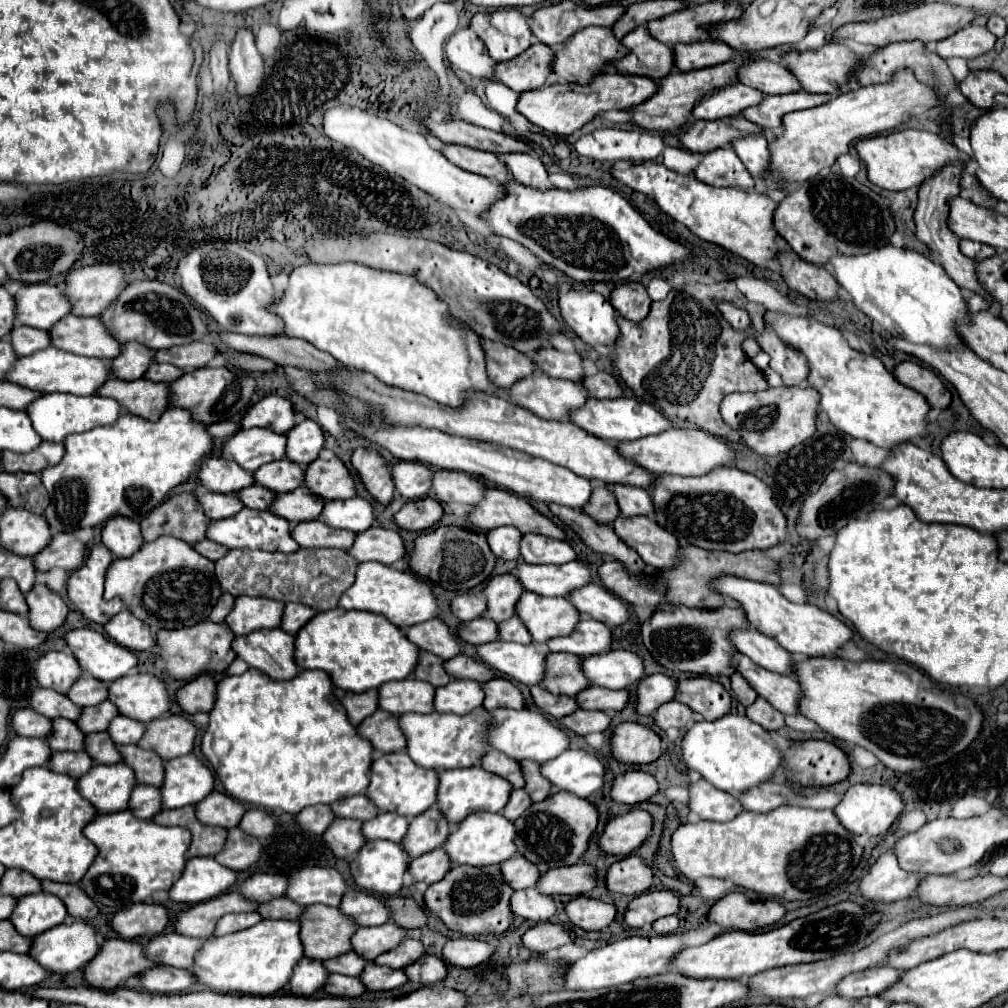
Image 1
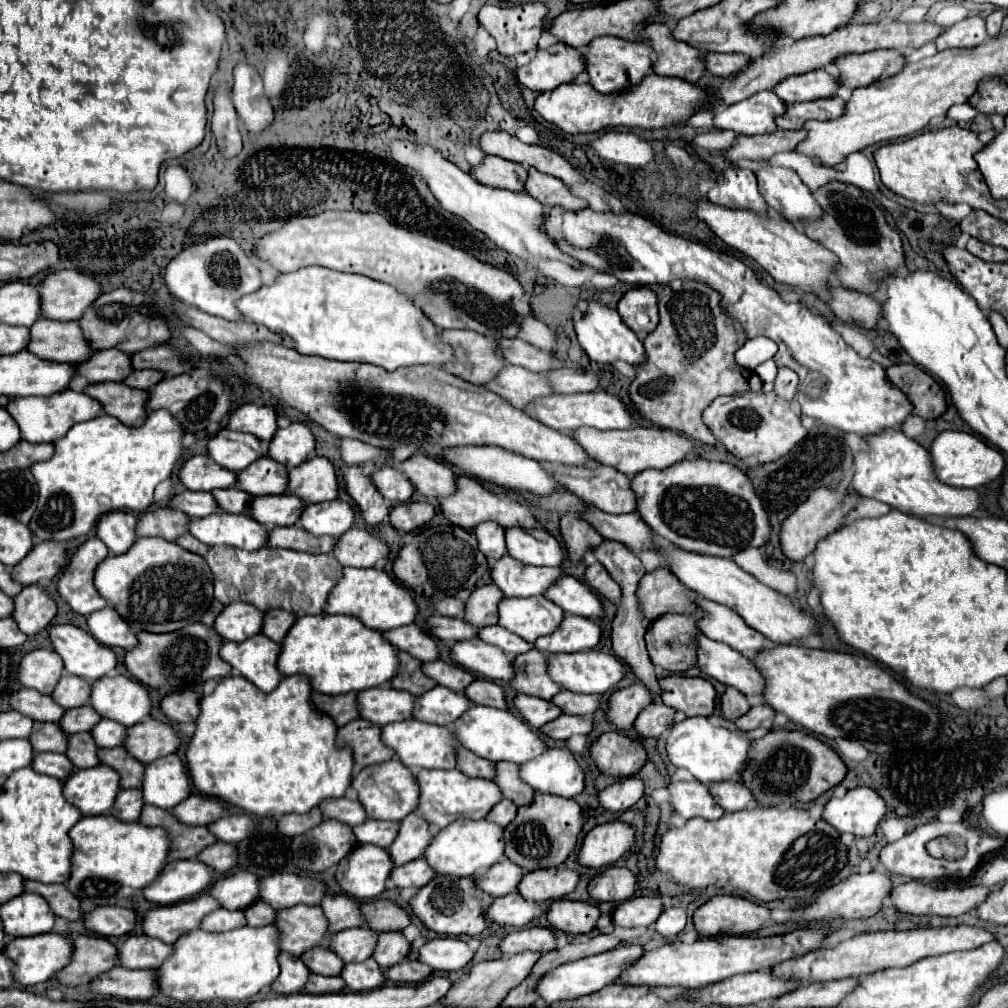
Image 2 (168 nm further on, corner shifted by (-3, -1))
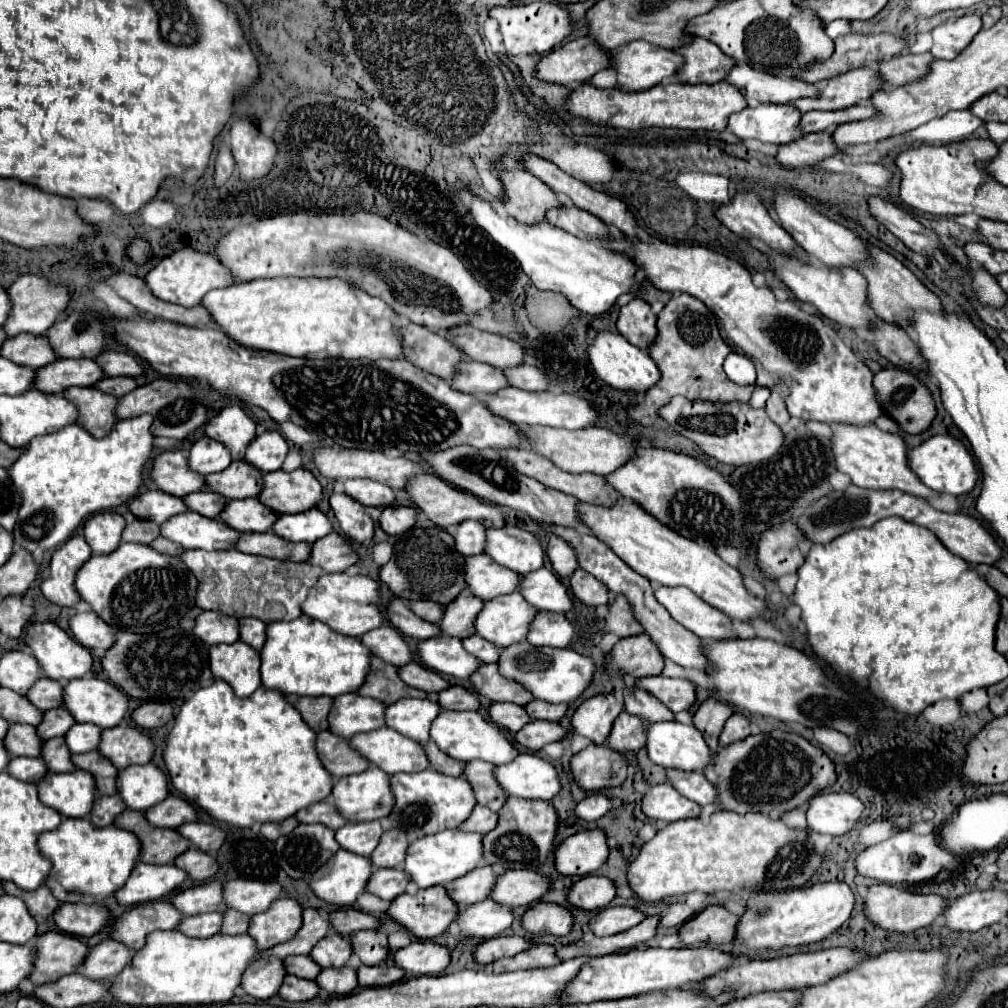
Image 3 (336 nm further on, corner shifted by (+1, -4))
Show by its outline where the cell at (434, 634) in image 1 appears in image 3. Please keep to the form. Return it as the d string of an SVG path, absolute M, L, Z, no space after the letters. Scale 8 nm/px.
M384 624L382 628L366 632L360 640L362 640L362 644L366 644L370 648L370 652L374 656L380 656L394 666L404 666L414 660L410 646L404 642L402 634L390 624Z

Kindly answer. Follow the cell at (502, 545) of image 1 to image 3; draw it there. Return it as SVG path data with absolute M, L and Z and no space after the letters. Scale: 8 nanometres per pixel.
M466 520L462 524L458 524L452 532L454 540L456 540L456 548L458 552L462 552L462 556L476 556L482 554L486 548L486 528L482 524L478 524L476 520Z

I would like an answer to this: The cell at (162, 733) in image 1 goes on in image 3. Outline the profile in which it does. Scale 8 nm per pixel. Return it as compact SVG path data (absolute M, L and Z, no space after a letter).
M120 724L114 728L104 730L102 744L98 750L118 766L118 770L124 770L132 764L146 764L154 756L154 742L136 726Z

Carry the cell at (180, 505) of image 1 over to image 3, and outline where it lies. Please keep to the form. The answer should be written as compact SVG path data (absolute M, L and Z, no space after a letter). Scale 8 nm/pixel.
M136 518L130 522L122 532L122 542L138 542L138 544L152 544L160 536L160 526L152 520Z

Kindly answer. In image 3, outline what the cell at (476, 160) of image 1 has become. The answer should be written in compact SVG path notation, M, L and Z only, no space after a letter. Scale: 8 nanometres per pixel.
M502 168L500 182L504 186L504 210L518 222L536 224L538 220L544 220L546 208L560 204L558 196L528 170Z

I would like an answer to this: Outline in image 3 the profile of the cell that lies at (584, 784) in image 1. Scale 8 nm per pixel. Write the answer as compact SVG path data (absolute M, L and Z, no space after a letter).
M520 754L518 760L496 766L494 772L506 794L516 798L552 800L562 788L554 764L538 754Z

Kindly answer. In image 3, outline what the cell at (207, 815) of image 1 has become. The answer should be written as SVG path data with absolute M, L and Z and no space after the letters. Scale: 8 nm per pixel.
M168 796L162 804L154 806L152 810L146 810L146 816L150 820L150 824L158 826L158 828L178 828L186 822L196 822L196 810L194 806L184 800L182 796Z

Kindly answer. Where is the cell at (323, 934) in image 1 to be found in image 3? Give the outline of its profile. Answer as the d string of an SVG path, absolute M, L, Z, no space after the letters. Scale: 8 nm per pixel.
M282 898L270 910L252 916L248 934L254 936L260 950L270 950L292 940L298 928L302 928L302 906L292 898Z

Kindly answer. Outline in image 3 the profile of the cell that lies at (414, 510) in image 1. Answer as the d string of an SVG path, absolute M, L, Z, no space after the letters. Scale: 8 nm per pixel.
M388 506L382 510L380 516L380 528L386 534L398 536L408 532L416 524L416 510L408 506Z

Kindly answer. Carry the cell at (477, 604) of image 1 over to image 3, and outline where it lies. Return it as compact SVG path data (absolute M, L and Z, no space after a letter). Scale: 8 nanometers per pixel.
M418 600L418 602L412 602L410 606L414 610L416 616L420 616L422 620L428 620L432 624L440 624L442 616L444 616L444 608L432 600Z

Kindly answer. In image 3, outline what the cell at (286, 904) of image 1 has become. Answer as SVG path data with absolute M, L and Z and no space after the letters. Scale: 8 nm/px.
M228 910L224 914L224 924L222 924L222 934L246 934L250 926L250 916L244 912Z

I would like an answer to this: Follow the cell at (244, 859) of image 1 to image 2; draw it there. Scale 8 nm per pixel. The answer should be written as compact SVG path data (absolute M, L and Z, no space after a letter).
M216 841L214 845L206 847L202 851L202 855L196 857L198 861L202 861L204 865L210 865L210 869L214 869L216 873L226 873L228 869L232 869L238 861L238 855L236 855L236 847L232 843L222 843L222 841Z

